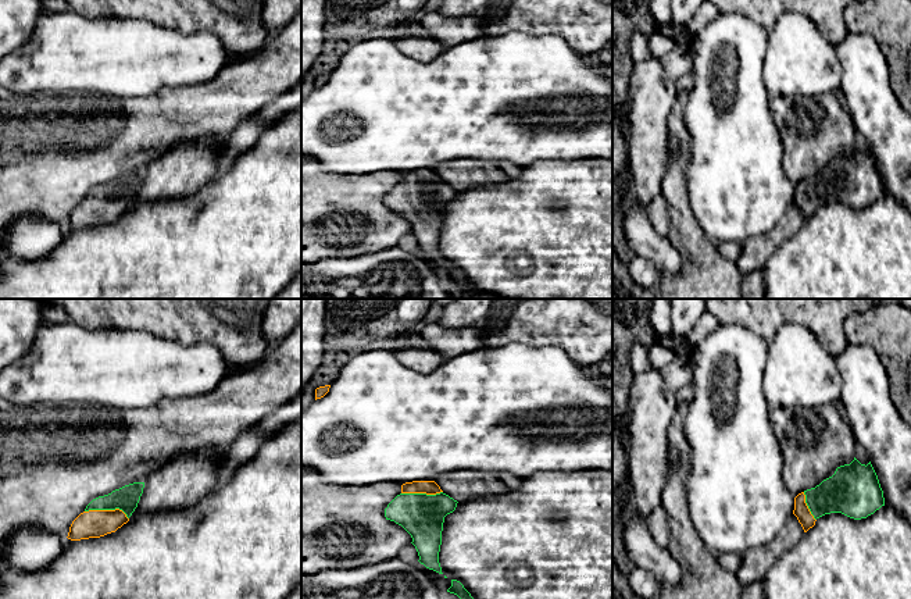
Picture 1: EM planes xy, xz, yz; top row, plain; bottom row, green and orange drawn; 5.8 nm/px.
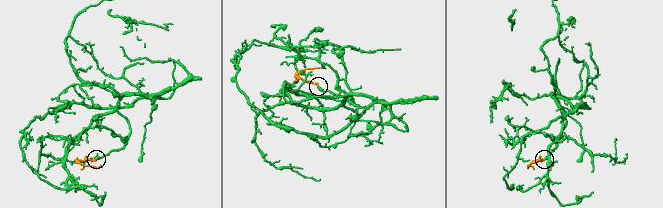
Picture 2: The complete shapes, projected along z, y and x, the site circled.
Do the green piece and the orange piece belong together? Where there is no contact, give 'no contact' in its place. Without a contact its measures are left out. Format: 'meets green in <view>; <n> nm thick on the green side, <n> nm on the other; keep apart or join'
meets green in xy; 140 nm thick on the green side, 160 nm on the other; join

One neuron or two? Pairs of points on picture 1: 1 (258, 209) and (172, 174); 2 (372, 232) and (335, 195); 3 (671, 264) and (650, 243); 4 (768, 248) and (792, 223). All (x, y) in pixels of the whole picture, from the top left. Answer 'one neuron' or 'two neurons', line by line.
1: two neurons
2: one neuron
3: one neuron
4: one neuron

